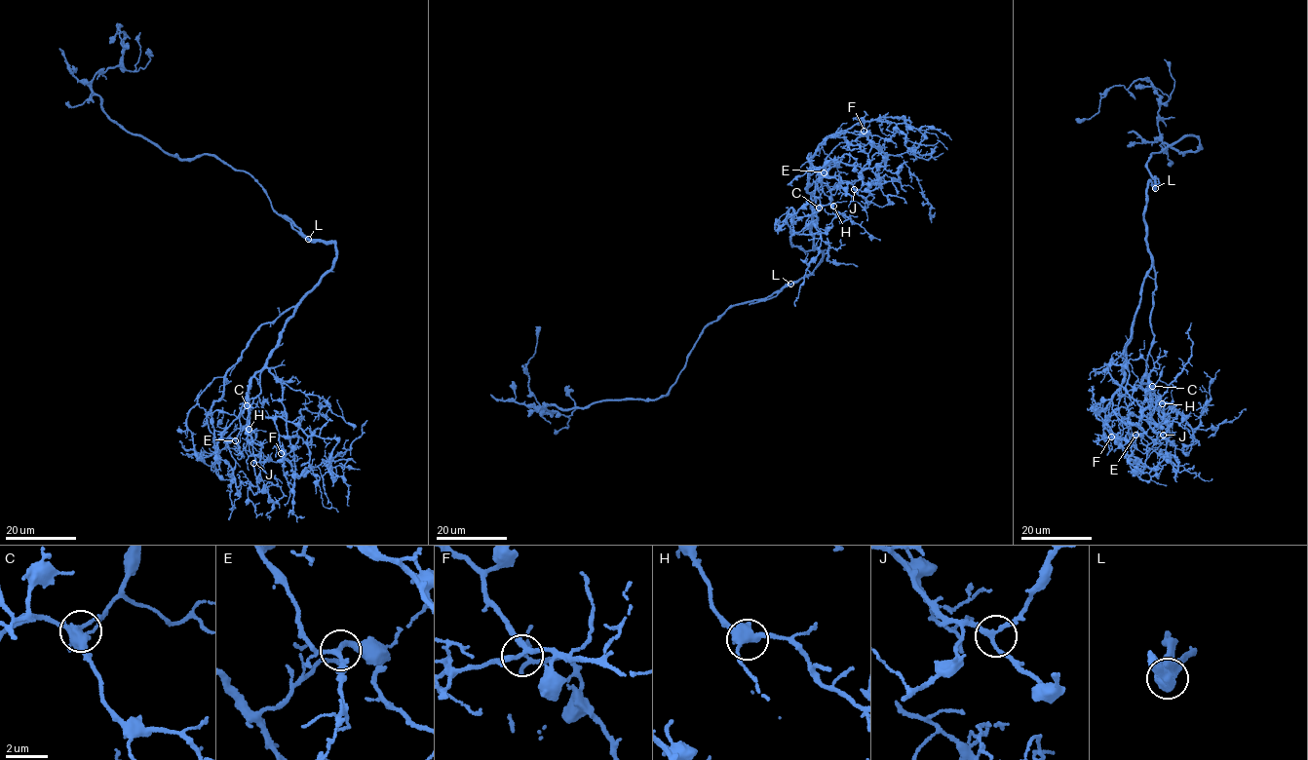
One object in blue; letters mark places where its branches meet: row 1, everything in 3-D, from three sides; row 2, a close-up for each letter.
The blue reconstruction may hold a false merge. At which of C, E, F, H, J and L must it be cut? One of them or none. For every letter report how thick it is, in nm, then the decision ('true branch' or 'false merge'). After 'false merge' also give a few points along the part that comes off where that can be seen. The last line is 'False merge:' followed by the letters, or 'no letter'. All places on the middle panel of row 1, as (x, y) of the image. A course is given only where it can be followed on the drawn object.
C: calibre 400 nm; true branch
E: calibre 200 nm; true branch
F: calibre 240 nm; true branch
H: calibre 400 nm; true branch
J: calibre 240 nm; true branch
L: calibre 440 nm; true branch
False merge: no letter

